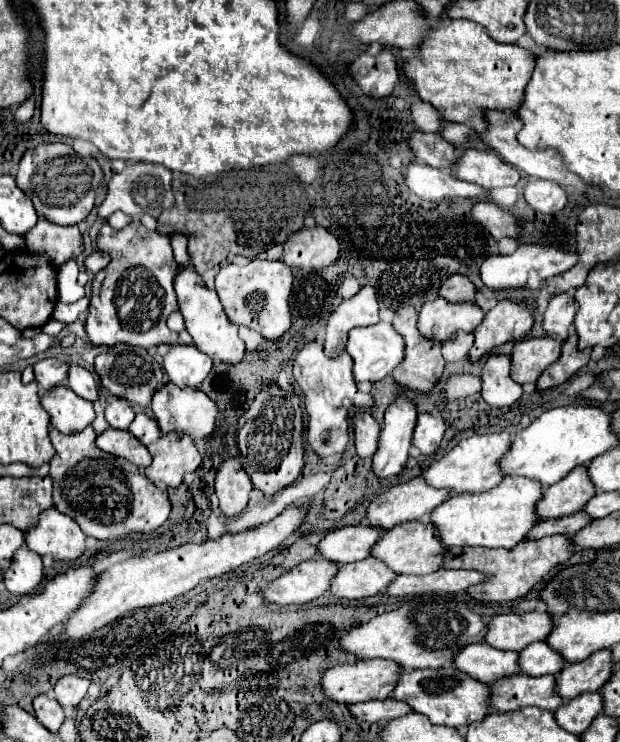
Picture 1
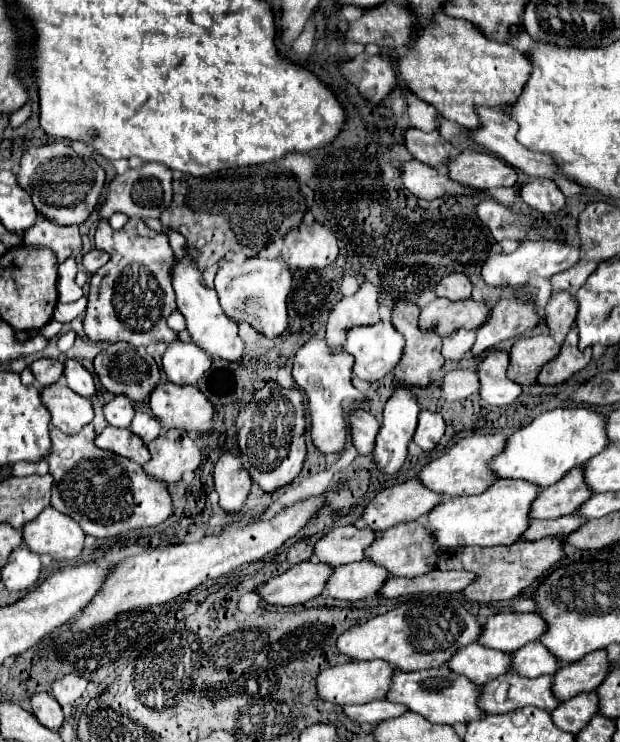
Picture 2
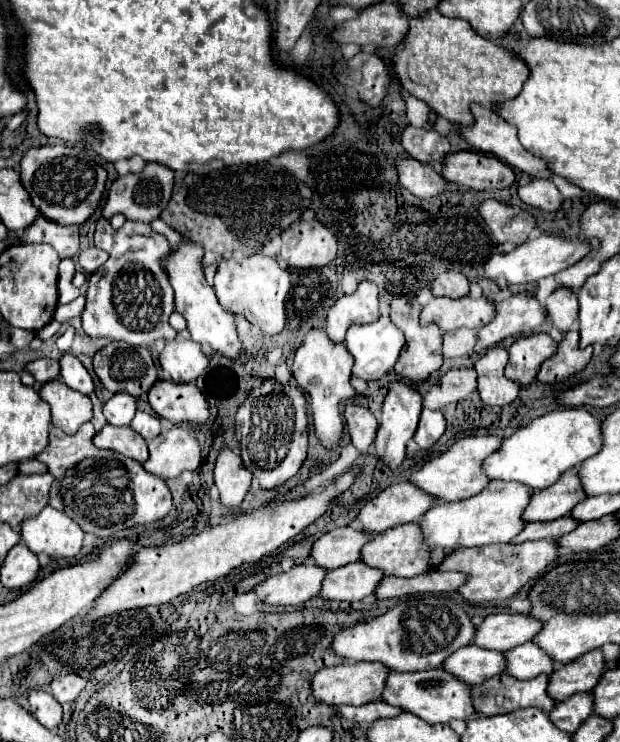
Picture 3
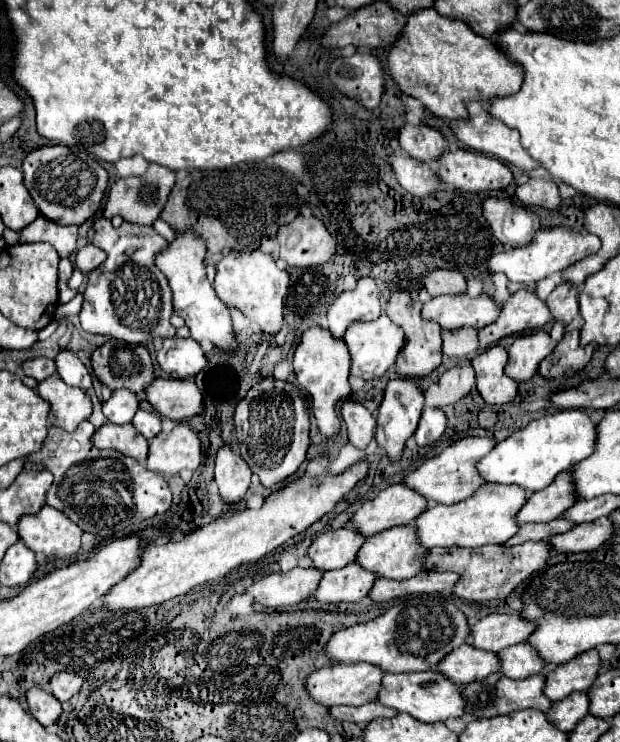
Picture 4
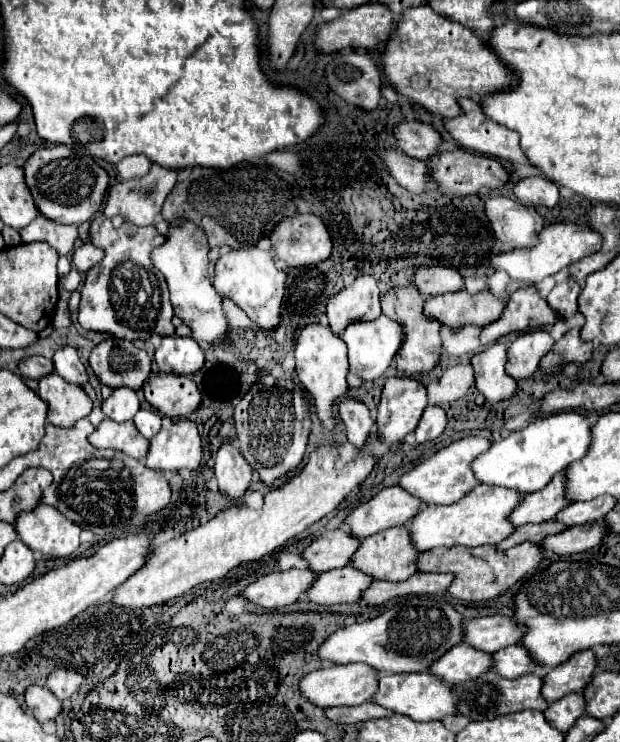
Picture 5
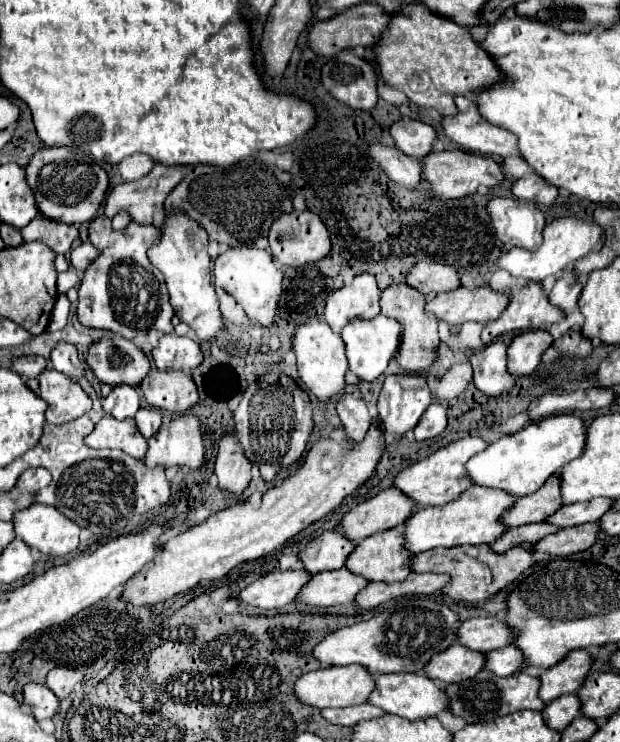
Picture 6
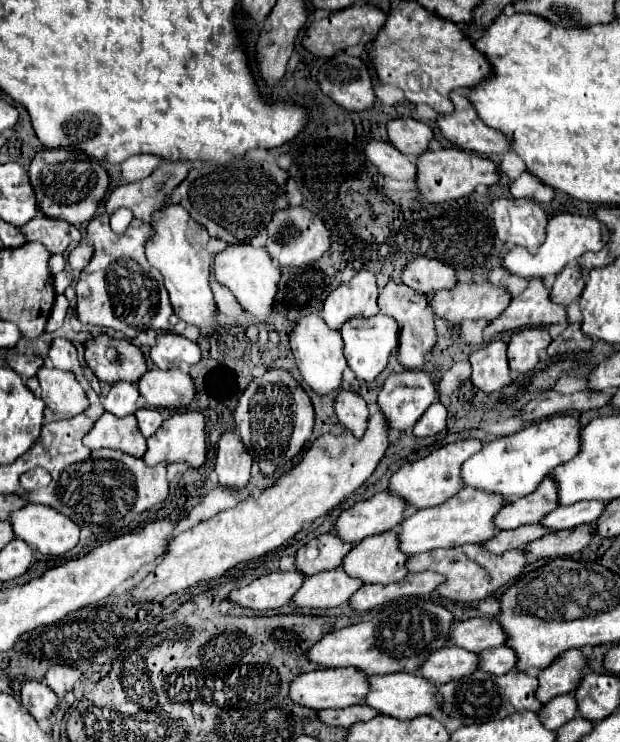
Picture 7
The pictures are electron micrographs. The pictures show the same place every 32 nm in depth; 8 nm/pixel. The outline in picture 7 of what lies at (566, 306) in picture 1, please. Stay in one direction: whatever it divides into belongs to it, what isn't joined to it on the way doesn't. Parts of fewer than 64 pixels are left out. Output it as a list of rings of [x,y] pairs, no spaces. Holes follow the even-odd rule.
[[[578,262],[568,264],[556,276],[556,282],[552,286],[552,300],[558,302],[558,304],[568,306],[584,290],[582,276],[584,276],[584,272],[582,272],[582,266],[578,266]]]

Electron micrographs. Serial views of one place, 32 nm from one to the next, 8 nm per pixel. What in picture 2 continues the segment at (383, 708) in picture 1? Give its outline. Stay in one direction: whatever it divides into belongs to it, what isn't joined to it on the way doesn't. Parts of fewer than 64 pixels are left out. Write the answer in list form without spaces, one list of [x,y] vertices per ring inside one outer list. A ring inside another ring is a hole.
[[[374,700],[374,702],[368,702],[368,704],[358,704],[358,706],[342,706],[344,714],[358,722],[358,724],[376,724],[380,720],[388,720],[388,718],[396,718],[400,714],[406,712],[406,708],[402,704],[392,704],[388,700]]]

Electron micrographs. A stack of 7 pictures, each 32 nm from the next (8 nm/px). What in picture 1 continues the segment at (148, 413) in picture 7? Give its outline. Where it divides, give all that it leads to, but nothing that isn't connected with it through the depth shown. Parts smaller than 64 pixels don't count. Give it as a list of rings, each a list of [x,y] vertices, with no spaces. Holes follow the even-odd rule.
[[[138,412],[128,430],[130,430],[144,446],[156,442],[156,440],[160,438],[160,434],[162,434],[158,422],[156,422],[152,416],[148,416],[146,412]]]

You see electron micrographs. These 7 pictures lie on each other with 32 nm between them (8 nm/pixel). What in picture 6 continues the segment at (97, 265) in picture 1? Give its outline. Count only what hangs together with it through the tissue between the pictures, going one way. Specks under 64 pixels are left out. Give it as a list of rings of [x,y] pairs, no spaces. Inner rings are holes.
[[[82,242],[78,248],[74,248],[74,250],[70,252],[70,266],[72,266],[78,274],[82,274],[94,258],[96,258],[96,248],[94,248],[90,242]]]

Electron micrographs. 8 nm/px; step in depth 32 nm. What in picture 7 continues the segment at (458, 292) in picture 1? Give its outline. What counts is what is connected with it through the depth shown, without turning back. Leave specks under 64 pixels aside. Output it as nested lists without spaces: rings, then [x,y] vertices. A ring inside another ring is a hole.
[[[422,256],[422,258],[414,258],[402,268],[400,280],[410,288],[428,294],[430,290],[436,292],[440,288],[452,288],[456,276],[452,266]]]

